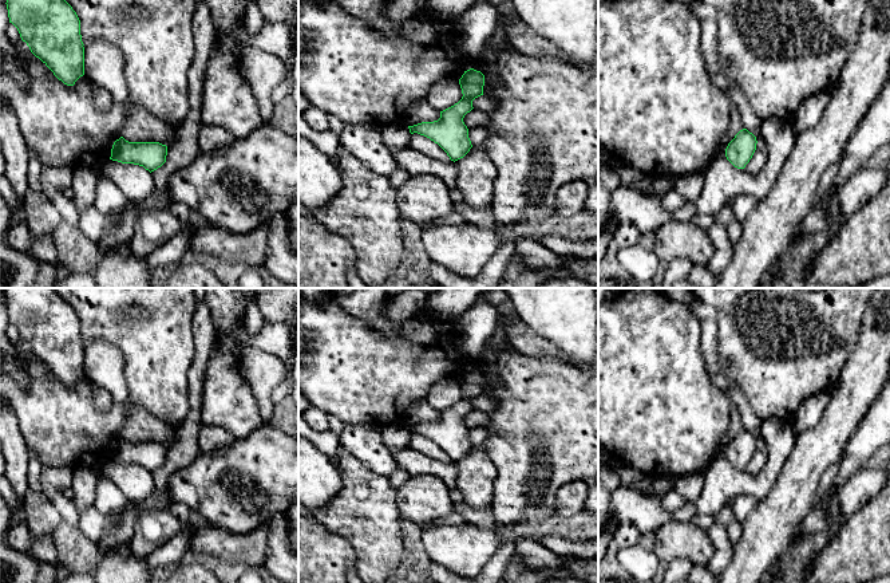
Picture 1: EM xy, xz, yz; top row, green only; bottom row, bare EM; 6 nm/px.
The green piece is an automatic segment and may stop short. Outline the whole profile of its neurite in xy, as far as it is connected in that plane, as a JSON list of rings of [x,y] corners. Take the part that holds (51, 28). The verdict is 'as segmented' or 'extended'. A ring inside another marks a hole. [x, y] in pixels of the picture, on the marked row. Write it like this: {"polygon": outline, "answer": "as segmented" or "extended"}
{"polygon": [[[7,0],[12,23],[31,52],[67,86],[84,75],[80,20],[66,0]]], "answer": "as segmented"}

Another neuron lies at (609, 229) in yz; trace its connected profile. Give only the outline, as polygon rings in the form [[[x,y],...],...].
[[[610,217],[609,221],[604,225],[601,233],[598,235],[598,265],[606,256],[609,245],[617,232],[617,228],[618,228],[618,221]]]

